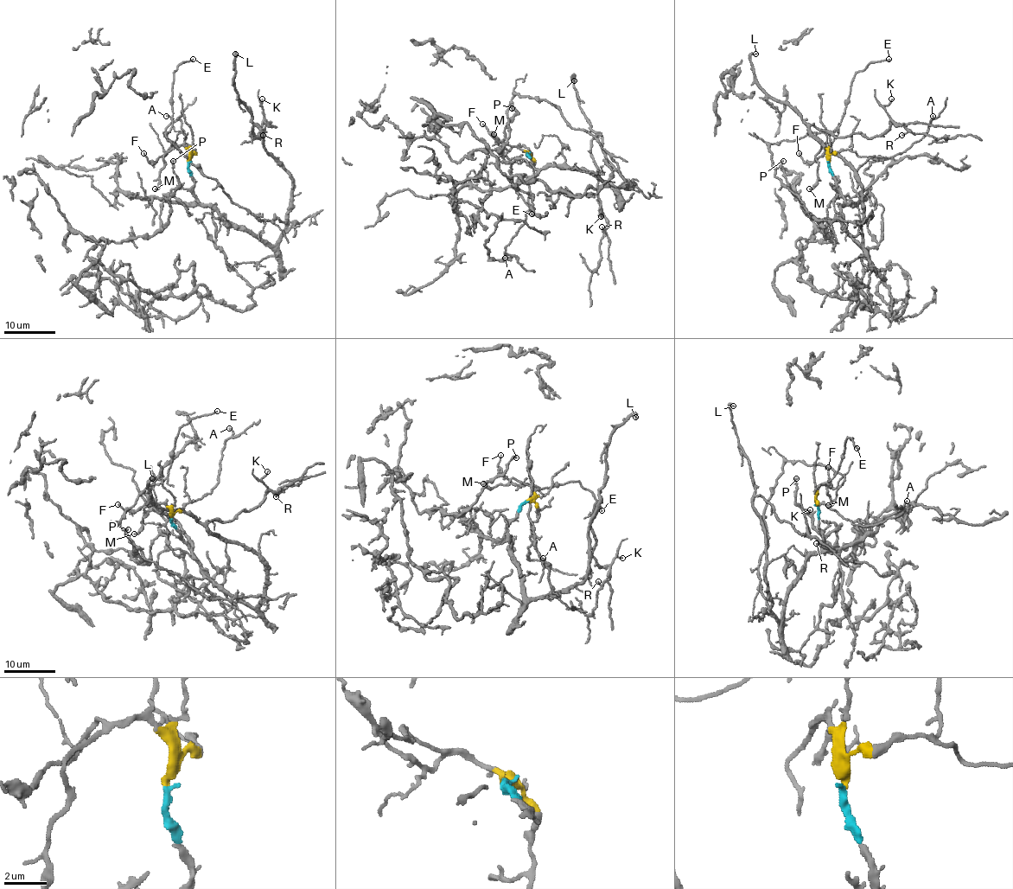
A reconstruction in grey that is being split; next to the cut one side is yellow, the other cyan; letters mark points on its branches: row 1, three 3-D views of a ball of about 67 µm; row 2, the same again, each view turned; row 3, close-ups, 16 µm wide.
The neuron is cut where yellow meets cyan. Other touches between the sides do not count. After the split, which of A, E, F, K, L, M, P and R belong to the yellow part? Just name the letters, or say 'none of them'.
A, F, M

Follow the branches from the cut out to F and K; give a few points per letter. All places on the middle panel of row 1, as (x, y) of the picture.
F: (526, 154), (512, 147), (506, 150), (482, 124)
K: (526, 154), (536, 169), (583, 168), (627, 188), (631, 184), (606, 157), (602, 137), (591, 141), (601, 217)

